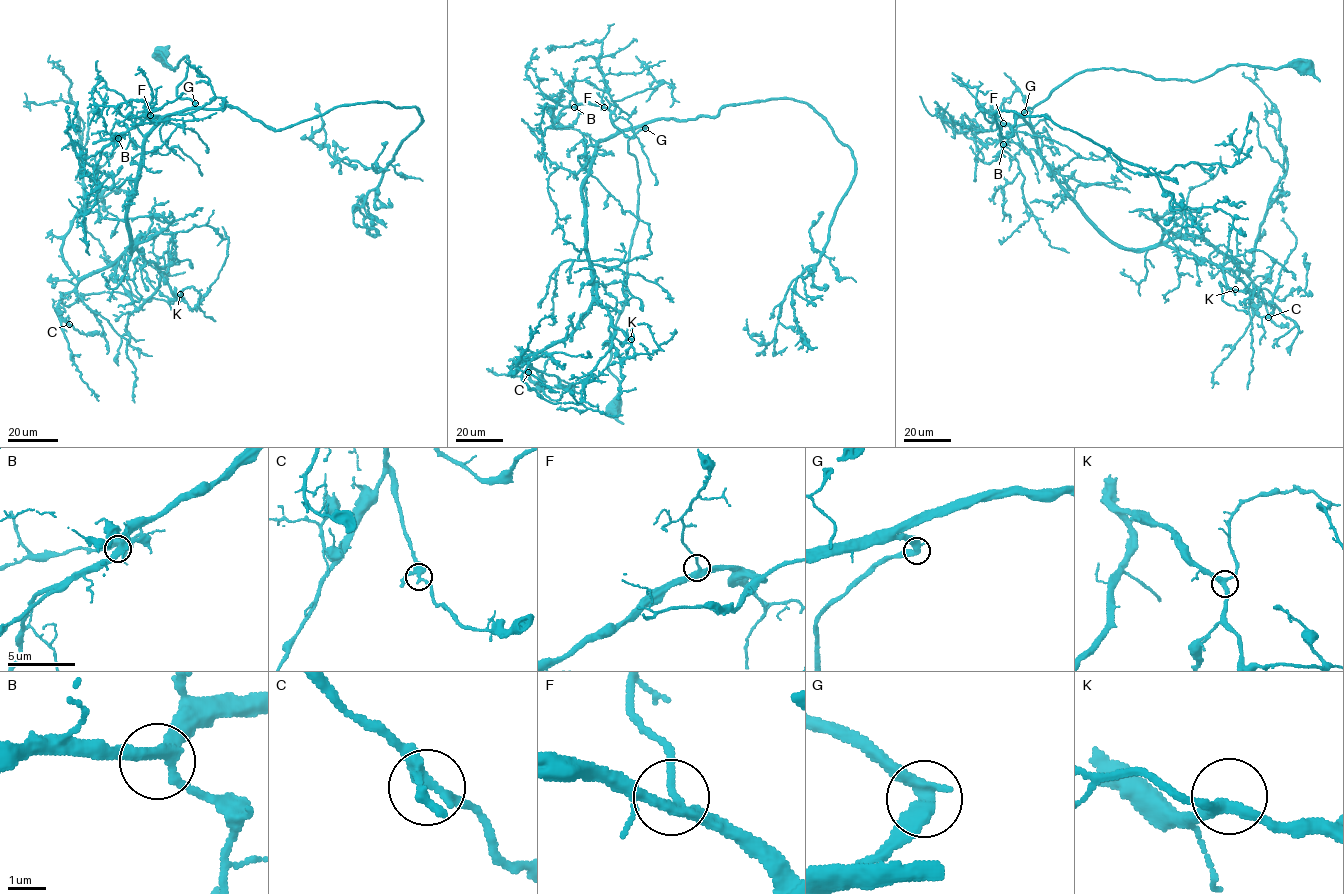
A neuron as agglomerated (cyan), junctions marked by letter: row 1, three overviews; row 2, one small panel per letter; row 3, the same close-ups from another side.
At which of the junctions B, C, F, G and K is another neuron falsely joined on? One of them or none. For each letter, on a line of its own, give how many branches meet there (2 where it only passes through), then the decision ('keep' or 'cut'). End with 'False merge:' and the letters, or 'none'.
B: 3 branches meet; keep
C: 3 branches meet; keep
F: 3 branches meet; keep
G: 3 branches meet; keep
K: 3 branches meet; keep
False merge: none

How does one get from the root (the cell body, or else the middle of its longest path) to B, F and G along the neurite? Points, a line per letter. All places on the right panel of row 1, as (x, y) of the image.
B: (1305, 67), (1230, 64), (1194, 81), (1085, 70), (1027, 107), (1025, 123), (1004, 123), (1003, 144)
F: (1305, 67), (1230, 64), (1194, 81), (1156, 79), (1125, 69), (1085, 70), (1027, 107), (1024, 124), (1003, 123)
G: (1305, 67), (1230, 64), (1194, 81), (1156, 79), (1125, 69), (1092, 68), (1069, 77), (1024, 112)

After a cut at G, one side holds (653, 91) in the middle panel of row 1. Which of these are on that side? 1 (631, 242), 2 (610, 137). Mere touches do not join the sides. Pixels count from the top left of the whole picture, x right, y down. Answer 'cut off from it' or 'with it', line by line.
1: cut off from it
2: with it

